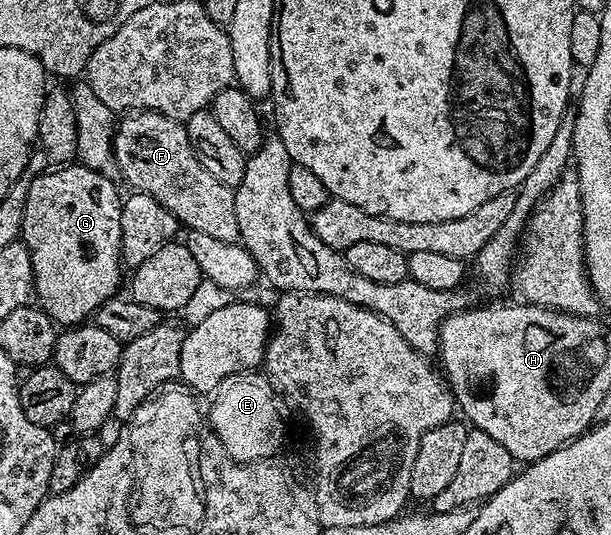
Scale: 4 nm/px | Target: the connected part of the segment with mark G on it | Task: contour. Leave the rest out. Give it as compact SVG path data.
M67 163L46 172L50 173L40 174L30 186L25 186L20 240L30 253L34 272L32 293L37 304L59 326L73 327L91 318L106 300L119 292L118 269L122 248L120 211L123 198L118 197L117 187L106 175L89 164Z

